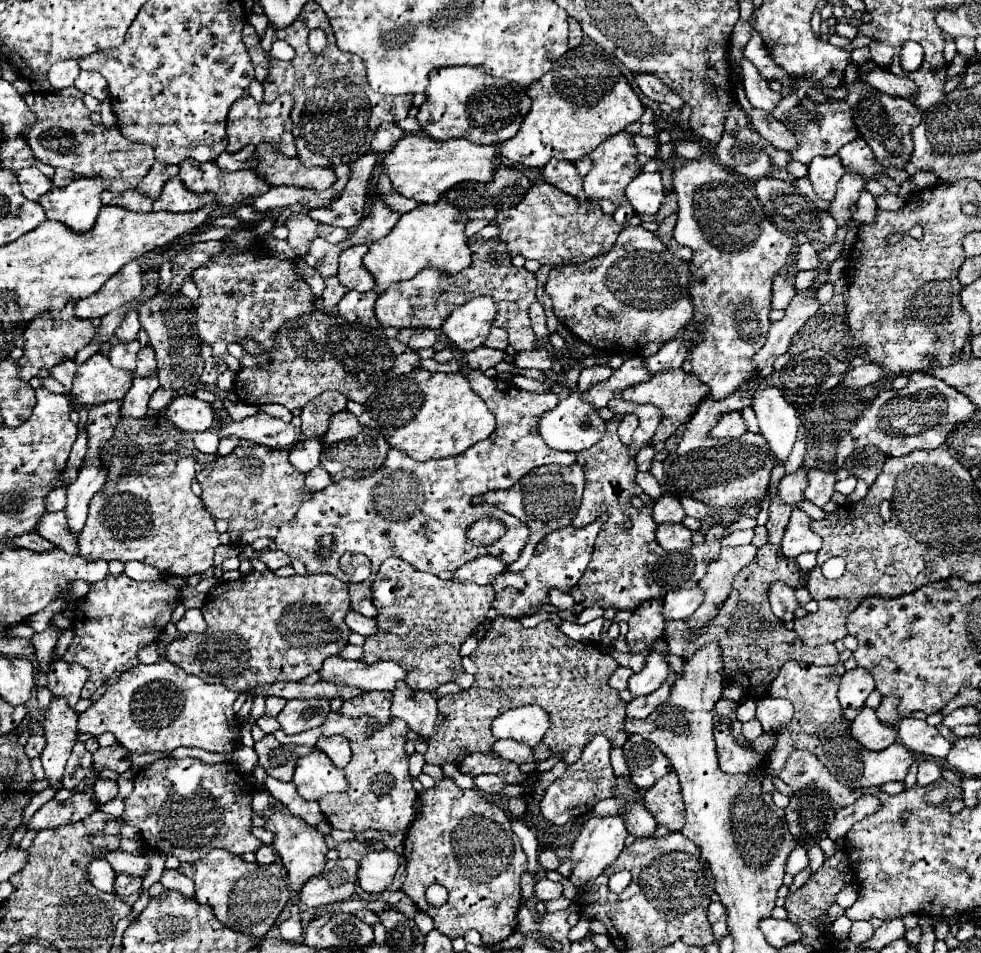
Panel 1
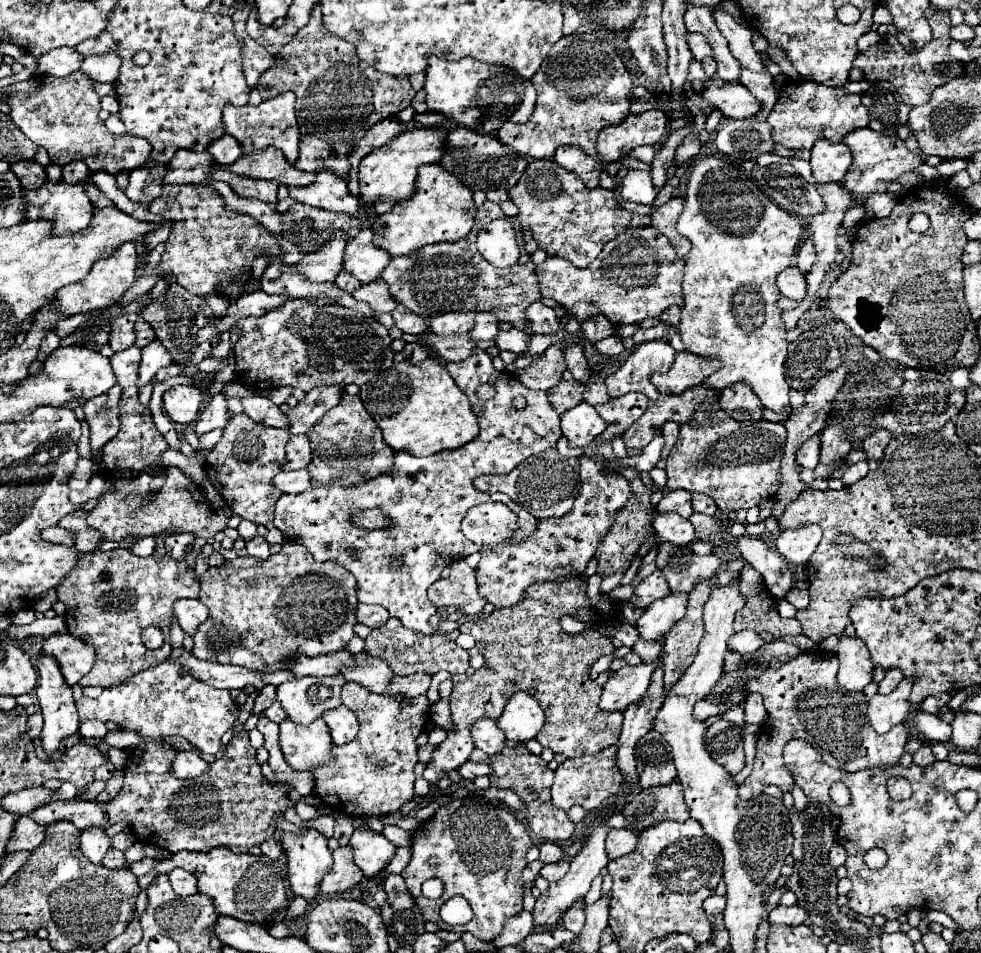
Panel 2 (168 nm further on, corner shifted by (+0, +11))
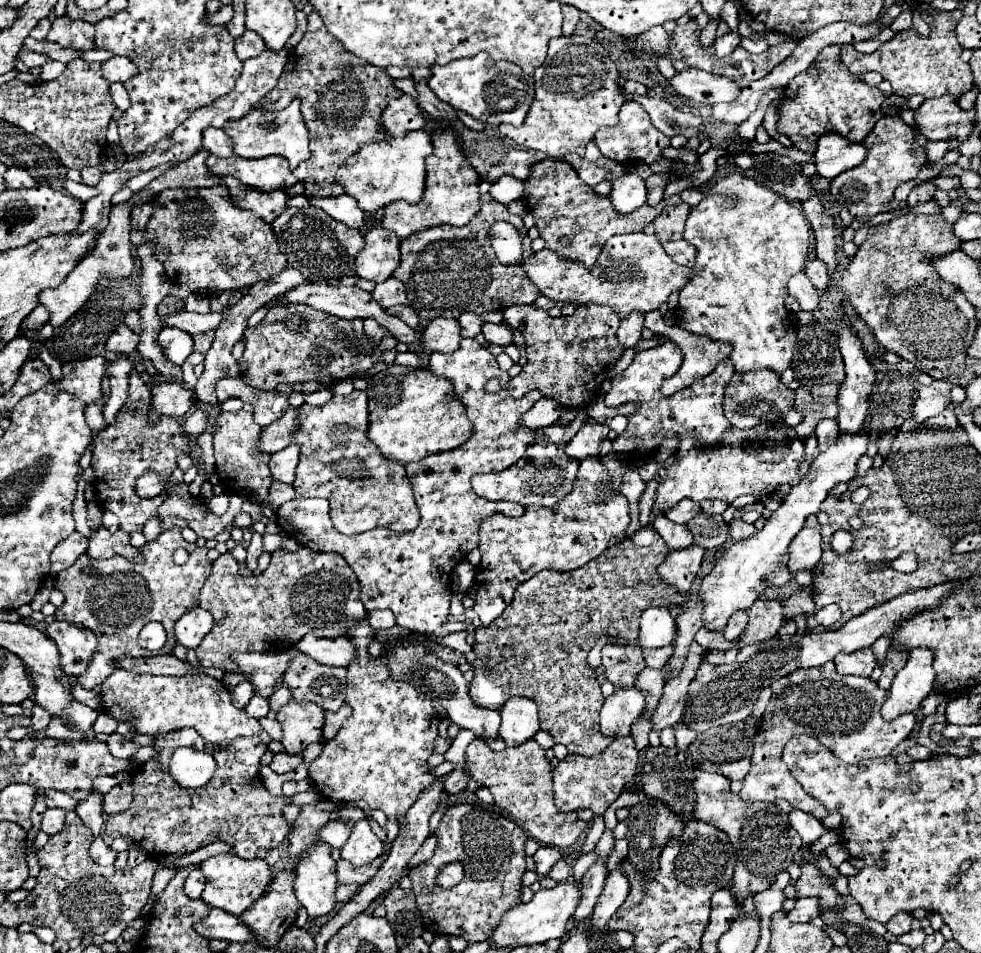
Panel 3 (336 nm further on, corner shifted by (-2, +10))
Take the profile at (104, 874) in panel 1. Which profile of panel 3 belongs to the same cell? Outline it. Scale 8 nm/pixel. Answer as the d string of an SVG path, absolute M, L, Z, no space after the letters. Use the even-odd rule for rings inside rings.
M91 791L91 795L87 799L81 799L77 803L77 809L75 809L75 813L83 819L83 823L93 831L93 837L99 837L101 835L101 829L103 829L101 803L103 803L101 793Z

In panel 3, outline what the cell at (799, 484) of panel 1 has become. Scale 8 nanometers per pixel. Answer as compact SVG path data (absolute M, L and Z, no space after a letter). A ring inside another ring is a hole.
M825 419L819 421L817 427L817 441L819 441L819 451L825 451L829 445L833 445L833 441L837 441L839 437L839 429L837 429L837 419Z

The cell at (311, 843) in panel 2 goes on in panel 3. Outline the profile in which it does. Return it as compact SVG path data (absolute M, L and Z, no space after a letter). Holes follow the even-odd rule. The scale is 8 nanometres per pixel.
M317 843L295 865L295 895L309 917L321 917L337 905L335 887L335 861L331 859L329 845Z

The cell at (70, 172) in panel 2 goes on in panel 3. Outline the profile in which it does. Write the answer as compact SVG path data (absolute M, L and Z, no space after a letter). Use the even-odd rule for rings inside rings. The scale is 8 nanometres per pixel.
M83 167L81 169L81 177L83 177L83 183L85 185L97 185L99 183L99 179L101 179L101 175L103 175L103 171L101 169L97 169L97 167Z

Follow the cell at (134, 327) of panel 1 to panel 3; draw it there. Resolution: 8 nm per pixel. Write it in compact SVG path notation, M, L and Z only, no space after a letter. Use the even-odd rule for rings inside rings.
M123 323L123 325L119 325L119 327L113 331L113 335L109 337L105 349L107 349L107 351L113 351L113 353L131 353L131 351L135 351L137 343L139 343L139 335L133 333L133 331Z

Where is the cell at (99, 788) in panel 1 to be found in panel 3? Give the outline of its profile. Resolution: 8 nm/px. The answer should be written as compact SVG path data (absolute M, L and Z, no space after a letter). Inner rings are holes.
M121 783L103 795L103 813L117 815L123 813L133 801L133 787L129 783Z

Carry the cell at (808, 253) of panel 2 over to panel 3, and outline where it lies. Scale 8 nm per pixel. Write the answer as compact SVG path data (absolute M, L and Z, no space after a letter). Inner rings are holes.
M819 259L809 261L807 267L805 267L805 275L809 277L809 281L813 283L813 287L819 293L823 293L827 289L827 285L829 285L829 271L827 271L827 265L823 261L819 261Z

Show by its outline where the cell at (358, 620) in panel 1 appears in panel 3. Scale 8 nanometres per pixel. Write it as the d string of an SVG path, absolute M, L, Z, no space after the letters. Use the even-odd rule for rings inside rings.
M371 611L371 613L369 613L369 623L371 623L371 627L375 627L377 631L389 629L389 627L395 625L393 611Z

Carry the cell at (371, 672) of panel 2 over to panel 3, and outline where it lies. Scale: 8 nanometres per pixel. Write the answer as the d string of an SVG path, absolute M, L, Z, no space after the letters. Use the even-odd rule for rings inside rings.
M307 633L301 637L295 649L311 655L323 665L347 667L353 659L353 645L347 637L317 637L313 633Z

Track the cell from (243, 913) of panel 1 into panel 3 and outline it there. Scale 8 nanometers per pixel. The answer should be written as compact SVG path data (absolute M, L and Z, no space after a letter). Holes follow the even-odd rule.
M223 853L223 855L215 855L215 857L205 859L201 863L201 871L207 877L207 885L205 885L201 899L207 905L225 909L227 913L231 913L235 917L239 917L253 901L257 901L265 893L269 881L273 879L271 869L263 859L241 859L231 853Z

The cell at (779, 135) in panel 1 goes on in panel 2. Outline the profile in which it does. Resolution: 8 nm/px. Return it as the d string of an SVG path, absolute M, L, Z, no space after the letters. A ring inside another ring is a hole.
M705 78L701 84L701 96L707 98L727 118L759 118L763 110L761 102L741 82Z

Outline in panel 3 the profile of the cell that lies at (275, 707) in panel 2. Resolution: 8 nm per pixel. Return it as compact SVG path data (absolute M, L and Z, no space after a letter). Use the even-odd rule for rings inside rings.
M281 679L281 685L277 685L275 693L269 697L269 705L271 705L273 711L279 711L285 703L289 703L291 697L293 697L293 695L289 693L289 687L287 687L287 685L283 683L283 679Z

